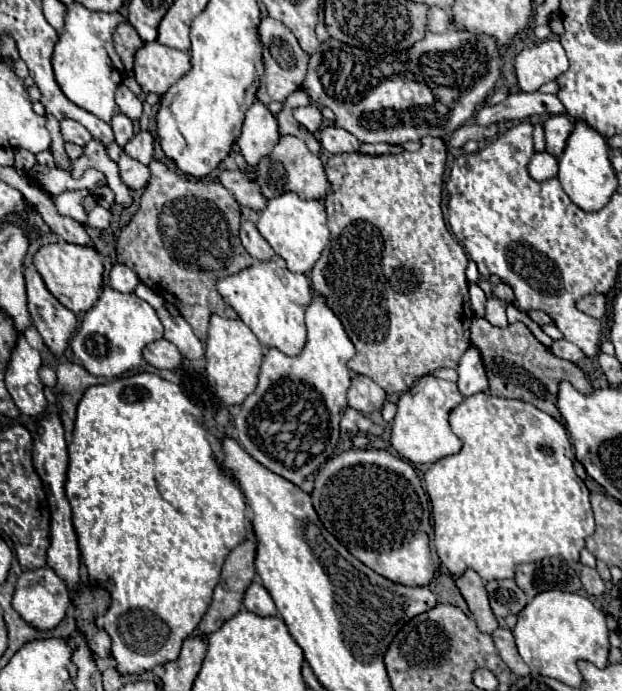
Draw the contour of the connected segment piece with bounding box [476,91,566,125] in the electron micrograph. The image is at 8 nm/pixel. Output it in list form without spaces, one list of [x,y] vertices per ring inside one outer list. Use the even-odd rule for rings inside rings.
[[[512,93],[508,99],[504,99],[498,105],[482,107],[476,113],[478,125],[490,125],[498,121],[516,121],[516,119],[528,119],[532,115],[564,115],[566,109],[560,103],[556,95],[544,95],[544,93]]]

